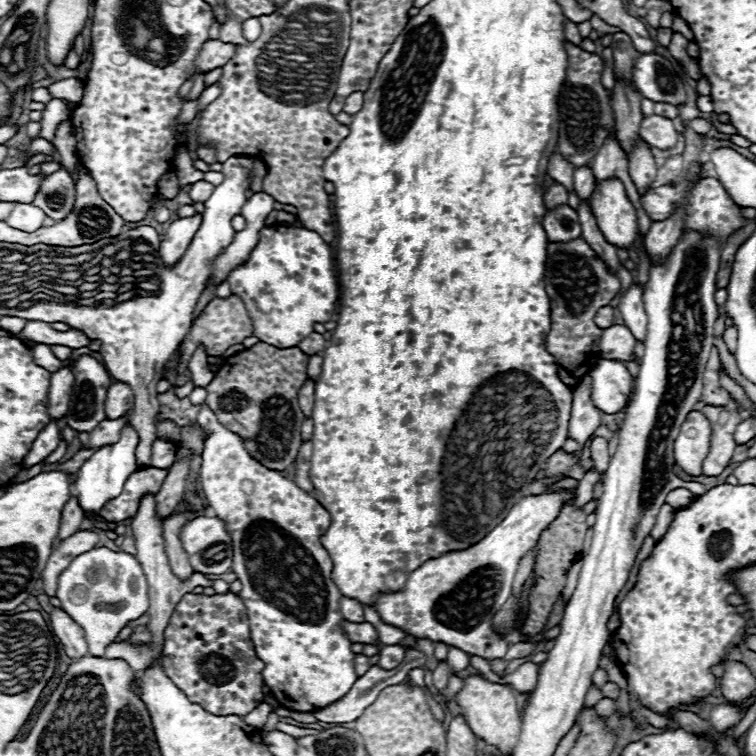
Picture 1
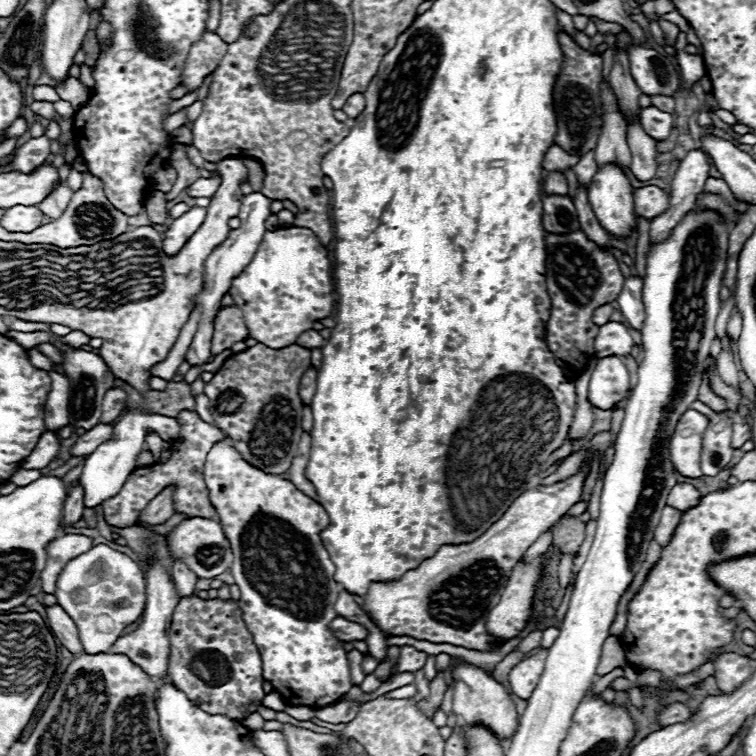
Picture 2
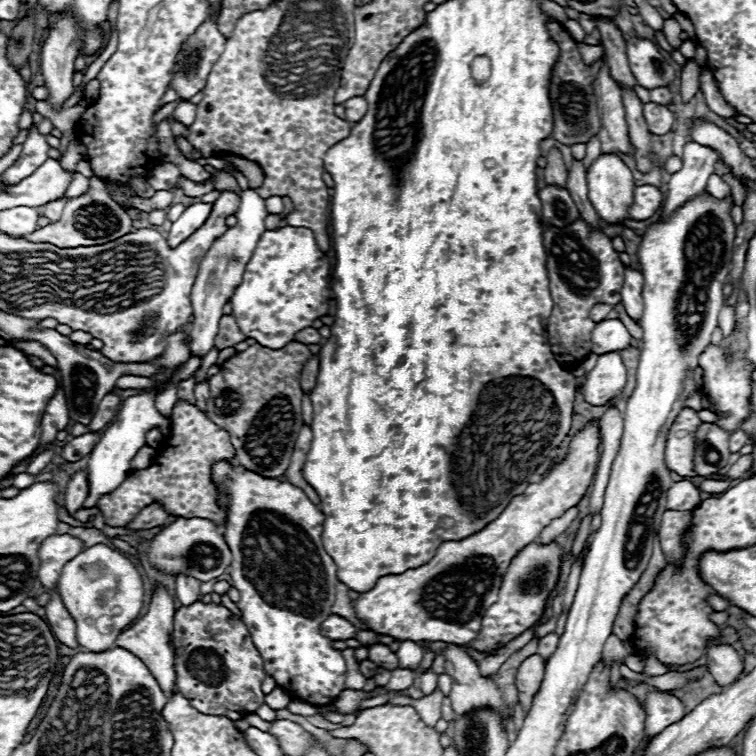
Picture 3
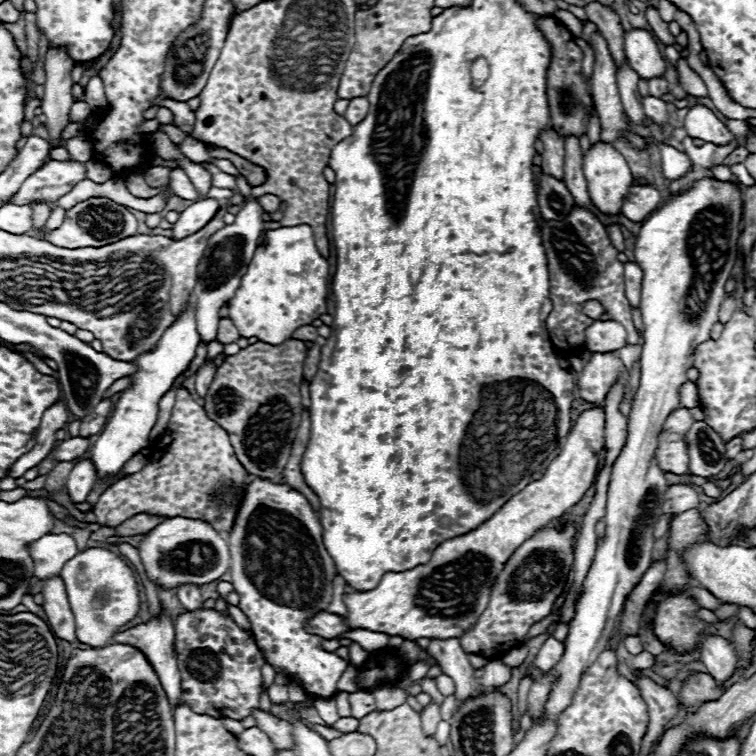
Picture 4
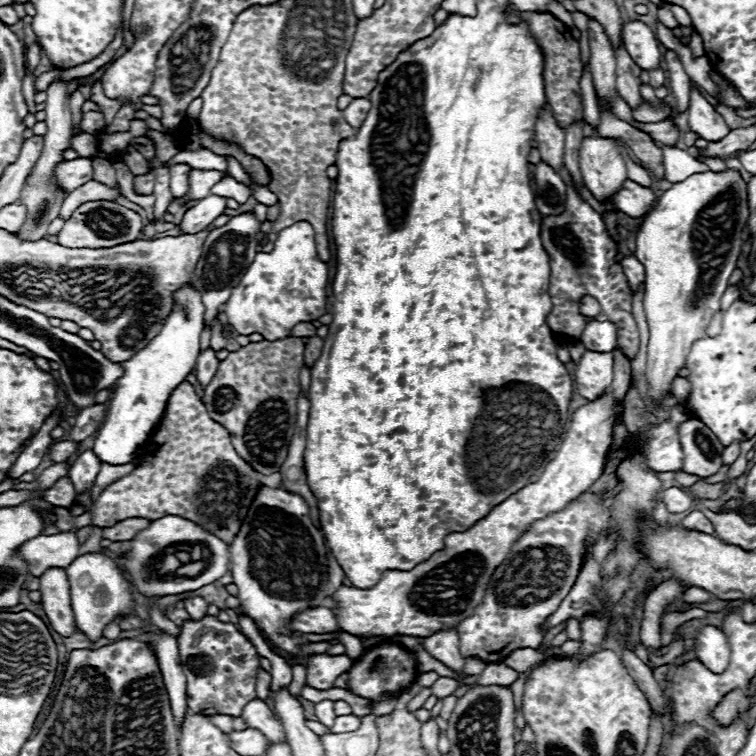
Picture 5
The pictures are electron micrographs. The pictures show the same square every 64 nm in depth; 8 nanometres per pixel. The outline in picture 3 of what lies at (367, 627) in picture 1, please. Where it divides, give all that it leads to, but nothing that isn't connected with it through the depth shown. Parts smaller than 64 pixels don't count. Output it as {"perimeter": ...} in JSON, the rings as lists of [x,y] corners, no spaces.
{"perimeter":[[[332,614],[328,616],[328,620],[324,620],[324,624],[320,624],[320,632],[324,632],[324,636],[328,636],[330,640],[348,640],[354,638],[356,626],[350,624],[346,618]]]}

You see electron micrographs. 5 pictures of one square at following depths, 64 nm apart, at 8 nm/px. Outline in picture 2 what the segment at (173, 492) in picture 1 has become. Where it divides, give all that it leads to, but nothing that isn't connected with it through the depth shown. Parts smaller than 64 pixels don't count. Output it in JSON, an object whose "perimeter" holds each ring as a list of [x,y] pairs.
{"perimeter":[[[166,488],[164,492],[160,492],[140,514],[140,522],[156,526],[156,524],[164,524],[170,516],[174,514],[174,504],[172,504],[172,490]]]}

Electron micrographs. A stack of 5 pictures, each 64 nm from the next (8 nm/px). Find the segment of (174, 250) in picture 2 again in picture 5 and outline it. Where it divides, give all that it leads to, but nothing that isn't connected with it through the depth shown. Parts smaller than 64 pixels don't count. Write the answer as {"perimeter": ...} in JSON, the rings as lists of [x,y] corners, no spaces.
{"perimeter":[[[210,194],[210,196],[206,196],[206,198],[198,200],[192,208],[186,210],[184,220],[180,222],[182,232],[194,234],[194,232],[204,230],[208,224],[214,222],[214,218],[218,218],[218,216],[224,214],[224,210],[226,210],[226,200],[228,200],[228,198],[216,196],[216,194]]]}

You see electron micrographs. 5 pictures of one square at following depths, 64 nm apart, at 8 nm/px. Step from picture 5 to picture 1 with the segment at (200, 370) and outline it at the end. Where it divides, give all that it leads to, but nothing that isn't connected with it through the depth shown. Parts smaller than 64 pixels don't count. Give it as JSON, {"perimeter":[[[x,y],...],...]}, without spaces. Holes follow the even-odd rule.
{"perimeter":[[[200,404],[196,420],[206,432],[210,432],[202,454],[200,486],[208,506],[228,524],[228,534],[232,536],[232,550],[236,552],[232,570],[242,584],[240,598],[244,600],[248,612],[248,626],[256,654],[264,662],[264,682],[284,708],[302,712],[324,708],[346,696],[356,682],[354,652],[350,650],[352,642],[340,628],[340,622],[344,620],[338,608],[342,592],[330,578],[334,564],[320,544],[320,536],[330,526],[330,514],[314,500],[314,496],[306,494],[292,480],[284,478],[282,472],[268,470],[250,458],[242,438],[226,430],[206,404]],[[250,528],[256,528],[256,532],[266,528],[268,534],[244,534]]]}

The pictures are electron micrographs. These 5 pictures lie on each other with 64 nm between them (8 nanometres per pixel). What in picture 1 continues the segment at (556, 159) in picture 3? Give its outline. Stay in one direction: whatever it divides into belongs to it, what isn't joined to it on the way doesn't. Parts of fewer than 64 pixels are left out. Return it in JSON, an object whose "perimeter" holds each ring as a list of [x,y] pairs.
{"perimeter":[[[552,182],[552,186],[544,192],[544,204],[546,208],[554,208],[554,206],[560,206],[560,204],[566,204],[568,202],[568,192],[562,184],[558,182]]]}

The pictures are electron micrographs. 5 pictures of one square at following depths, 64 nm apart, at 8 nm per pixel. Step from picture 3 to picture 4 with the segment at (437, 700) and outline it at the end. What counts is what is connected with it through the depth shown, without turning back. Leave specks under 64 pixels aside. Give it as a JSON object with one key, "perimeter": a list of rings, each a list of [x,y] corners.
{"perimeter":[[[434,702],[424,708],[424,712],[422,712],[422,728],[424,728],[426,736],[434,736],[436,724],[438,724],[440,720],[442,720],[442,718],[440,718],[440,708],[438,708]]]}

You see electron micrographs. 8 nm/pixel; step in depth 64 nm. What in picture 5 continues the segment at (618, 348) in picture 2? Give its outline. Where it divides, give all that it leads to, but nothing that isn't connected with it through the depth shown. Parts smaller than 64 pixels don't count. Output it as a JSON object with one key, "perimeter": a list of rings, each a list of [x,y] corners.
{"perimeter":[[[590,320],[584,328],[584,332],[580,334],[580,340],[584,342],[584,346],[588,350],[596,350],[596,352],[610,352],[612,348],[618,346],[616,340],[616,324],[604,320]]]}

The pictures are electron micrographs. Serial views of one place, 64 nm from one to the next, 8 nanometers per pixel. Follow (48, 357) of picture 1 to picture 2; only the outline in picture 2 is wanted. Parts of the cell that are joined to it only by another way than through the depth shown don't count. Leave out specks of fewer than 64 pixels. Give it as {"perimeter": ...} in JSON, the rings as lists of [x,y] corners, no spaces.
{"perimeter":[[[32,348],[30,352],[28,352],[28,356],[30,356],[30,362],[36,366],[36,368],[40,368],[40,370],[54,370],[56,368],[56,364],[52,364],[44,354],[40,354],[36,348]]]}

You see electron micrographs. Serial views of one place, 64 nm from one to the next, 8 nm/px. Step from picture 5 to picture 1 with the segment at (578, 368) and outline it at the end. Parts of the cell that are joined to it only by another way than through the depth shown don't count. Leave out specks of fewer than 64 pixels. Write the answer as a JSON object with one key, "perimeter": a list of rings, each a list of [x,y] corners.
{"perimeter":[[[598,360],[590,372],[592,402],[606,414],[622,410],[634,392],[634,380],[620,360]]]}

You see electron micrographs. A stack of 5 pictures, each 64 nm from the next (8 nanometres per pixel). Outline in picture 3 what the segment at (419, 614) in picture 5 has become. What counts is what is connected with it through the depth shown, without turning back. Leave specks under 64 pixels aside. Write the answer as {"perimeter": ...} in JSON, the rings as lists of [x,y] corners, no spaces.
{"perimeter":[[[588,420],[570,440],[568,452],[562,462],[552,464],[548,474],[540,480],[530,484],[524,494],[514,496],[504,508],[504,512],[492,520],[492,524],[486,524],[480,532],[464,538],[464,540],[450,540],[440,544],[436,550],[434,558],[418,568],[412,568],[402,574],[388,574],[382,576],[376,586],[368,592],[362,592],[356,600],[352,600],[356,618],[366,622],[374,632],[378,634],[388,634],[398,640],[412,640],[412,642],[454,642],[454,644],[468,644],[470,640],[476,638],[476,632],[480,630],[480,622],[484,612],[498,600],[498,590],[502,584],[502,576],[512,562],[512,558],[530,542],[538,538],[544,526],[548,526],[554,518],[560,518],[568,508],[576,506],[582,496],[586,494],[588,486],[592,484],[592,478],[596,474],[596,466],[600,460],[598,454],[600,446],[600,426],[598,422]]]}

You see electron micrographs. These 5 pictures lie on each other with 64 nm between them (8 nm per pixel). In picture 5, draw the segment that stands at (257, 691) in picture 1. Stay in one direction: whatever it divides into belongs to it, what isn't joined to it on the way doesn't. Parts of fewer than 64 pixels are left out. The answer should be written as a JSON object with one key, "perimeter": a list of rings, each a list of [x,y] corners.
{"perimeter":[[[206,616],[204,620],[190,620],[182,626],[180,638],[178,638],[178,650],[182,660],[182,672],[188,680],[188,706],[196,714],[228,714],[228,716],[240,716],[242,708],[248,700],[256,698],[254,686],[256,686],[256,674],[260,666],[260,656],[254,648],[254,644],[236,630],[234,624],[224,624],[214,616]]]}

